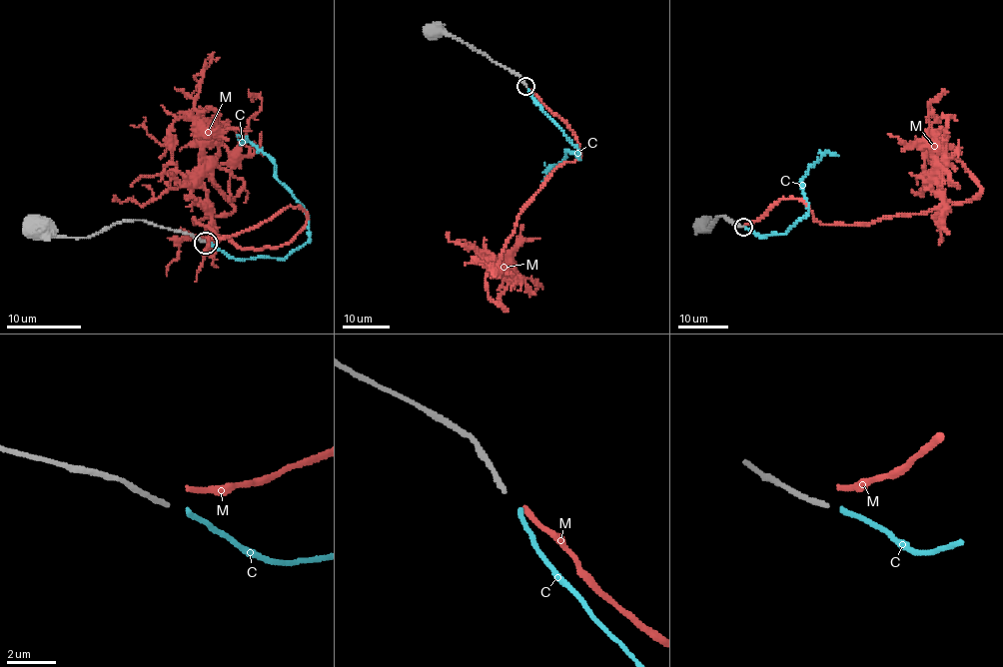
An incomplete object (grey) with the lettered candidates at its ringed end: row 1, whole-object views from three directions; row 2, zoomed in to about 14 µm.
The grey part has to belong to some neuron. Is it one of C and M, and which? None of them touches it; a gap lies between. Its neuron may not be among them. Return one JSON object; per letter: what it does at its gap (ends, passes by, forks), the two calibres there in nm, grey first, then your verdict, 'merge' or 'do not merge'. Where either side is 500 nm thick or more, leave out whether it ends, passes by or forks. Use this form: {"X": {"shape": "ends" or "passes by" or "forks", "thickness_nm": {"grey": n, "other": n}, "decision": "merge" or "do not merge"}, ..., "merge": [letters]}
{"C": {"shape": "ends", "thickness_nm": {"grey": 200, "other": 200}, "decision": "merge"}, "M": {"shape": "ends", "thickness_nm": {"grey": 200, "other": 240}, "decision": "do not merge"}, "merge": ["C"]}

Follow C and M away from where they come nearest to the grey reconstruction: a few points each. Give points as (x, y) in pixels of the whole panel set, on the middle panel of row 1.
C: (528, 90), (530, 96), (577, 151), (580, 159), (567, 150), (561, 163), (549, 170), (542, 182)
M: (529, 89), (572, 133), (579, 152), (524, 206), (499, 271), (496, 264), (541, 285), (533, 294)

